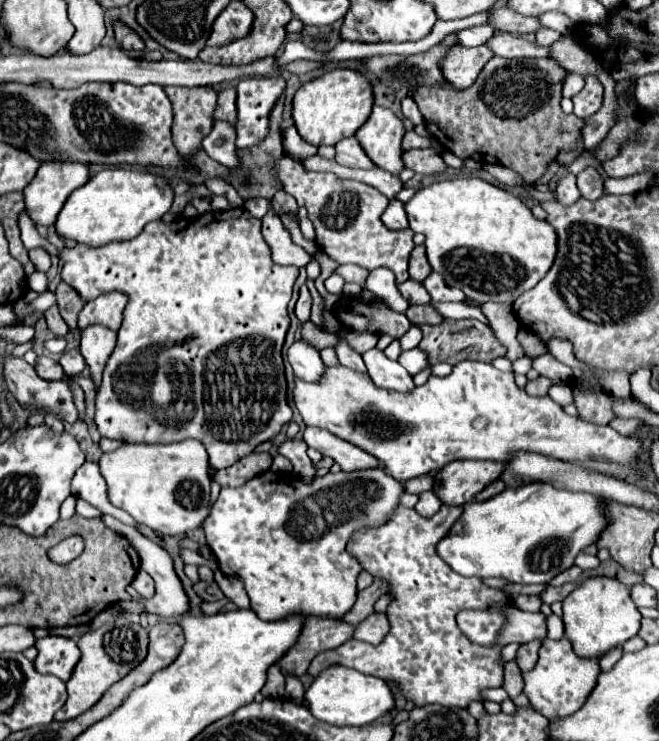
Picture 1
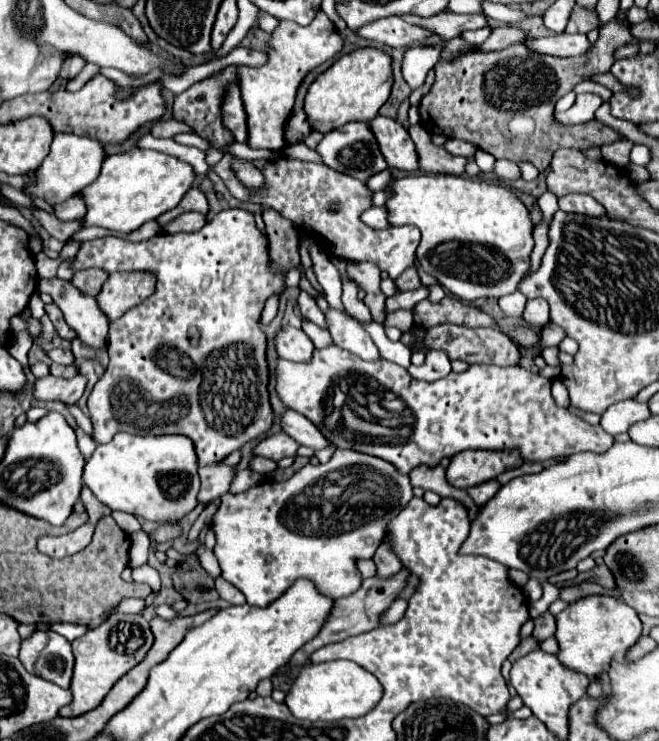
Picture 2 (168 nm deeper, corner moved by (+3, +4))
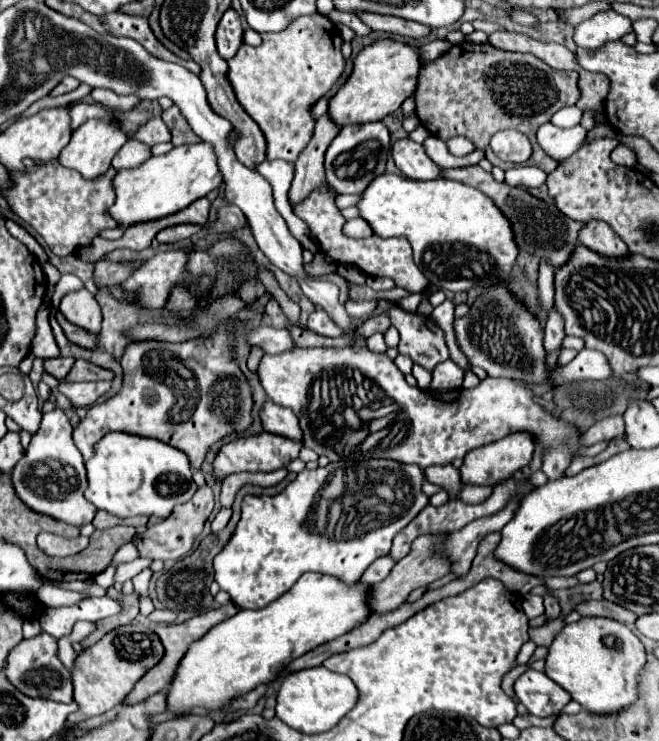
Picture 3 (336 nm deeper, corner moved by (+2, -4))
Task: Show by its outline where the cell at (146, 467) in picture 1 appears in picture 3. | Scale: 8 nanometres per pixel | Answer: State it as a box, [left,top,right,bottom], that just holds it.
[84,433,196,517]

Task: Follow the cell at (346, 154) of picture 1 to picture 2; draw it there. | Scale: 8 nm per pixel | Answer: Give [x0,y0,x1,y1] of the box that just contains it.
[315,121,387,181]

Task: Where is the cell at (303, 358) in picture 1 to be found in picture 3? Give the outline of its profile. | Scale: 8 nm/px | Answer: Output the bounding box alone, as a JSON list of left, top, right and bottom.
[248,327,294,353]

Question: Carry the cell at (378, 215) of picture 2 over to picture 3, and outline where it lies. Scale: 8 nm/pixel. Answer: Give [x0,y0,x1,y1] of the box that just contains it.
[344,217,374,239]

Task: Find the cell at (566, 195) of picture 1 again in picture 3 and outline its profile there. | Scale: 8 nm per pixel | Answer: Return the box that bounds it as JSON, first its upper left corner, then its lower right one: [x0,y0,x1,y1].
[578,219,630,257]

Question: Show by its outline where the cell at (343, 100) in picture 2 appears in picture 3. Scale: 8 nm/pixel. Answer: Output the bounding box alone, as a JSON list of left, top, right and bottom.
[328,41,420,127]

